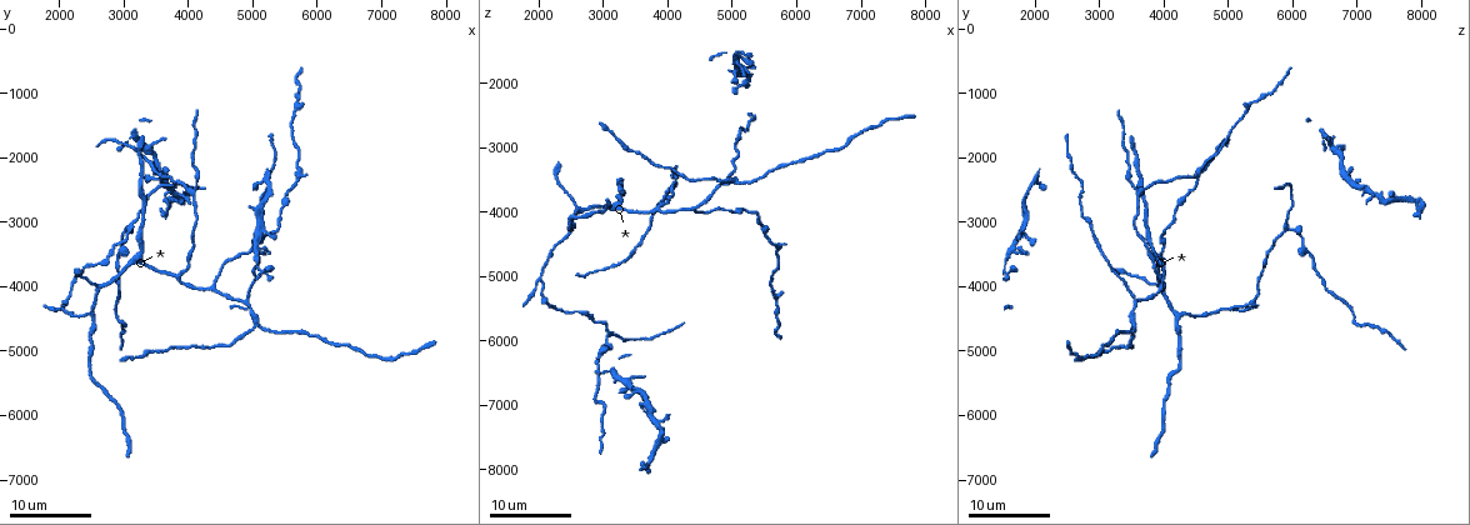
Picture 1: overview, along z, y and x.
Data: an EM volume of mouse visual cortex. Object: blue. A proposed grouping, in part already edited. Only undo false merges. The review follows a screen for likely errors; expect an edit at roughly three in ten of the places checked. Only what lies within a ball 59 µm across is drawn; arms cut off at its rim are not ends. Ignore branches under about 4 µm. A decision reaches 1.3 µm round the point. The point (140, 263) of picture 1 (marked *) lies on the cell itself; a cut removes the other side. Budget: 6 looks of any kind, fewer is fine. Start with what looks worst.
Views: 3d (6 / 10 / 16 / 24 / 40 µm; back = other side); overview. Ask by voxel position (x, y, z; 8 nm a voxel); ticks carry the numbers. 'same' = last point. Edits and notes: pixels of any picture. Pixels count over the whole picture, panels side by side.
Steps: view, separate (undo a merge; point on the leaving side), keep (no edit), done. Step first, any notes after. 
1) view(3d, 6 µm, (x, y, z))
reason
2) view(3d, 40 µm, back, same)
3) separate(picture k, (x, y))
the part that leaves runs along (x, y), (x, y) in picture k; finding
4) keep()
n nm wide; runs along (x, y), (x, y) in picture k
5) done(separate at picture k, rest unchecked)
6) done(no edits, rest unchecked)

view(3d, 24 µm, (4100, 2500, 3650))

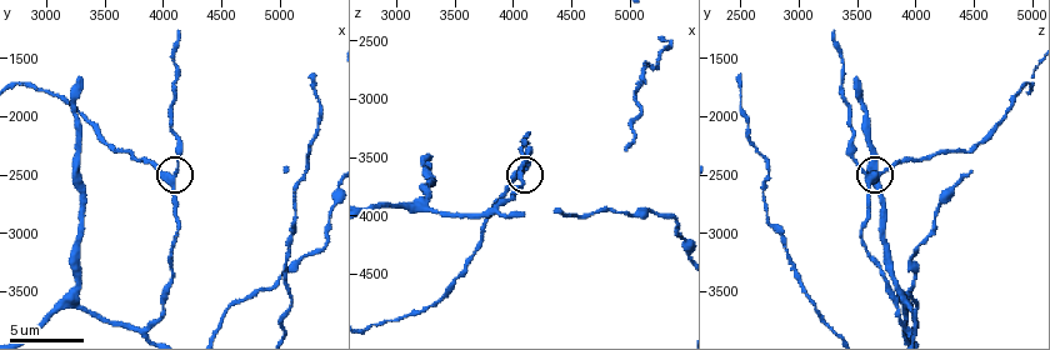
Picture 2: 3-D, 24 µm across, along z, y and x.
view(3d, 6 µm, (4060, 2500, 3620))

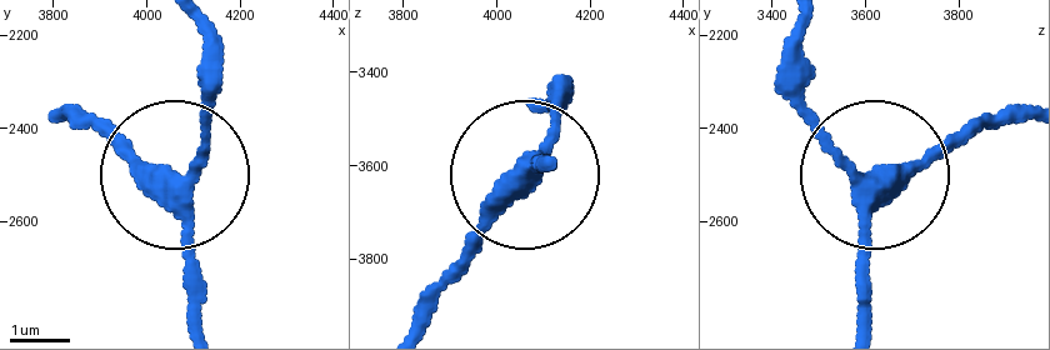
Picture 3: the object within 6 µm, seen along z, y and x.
keep()
runs along (864, 319), (869, 174), (779, 84) in picture 3; one cell here

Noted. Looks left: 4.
view(3d, 24 µm, (5050, 4650, 3500))
three arms meet

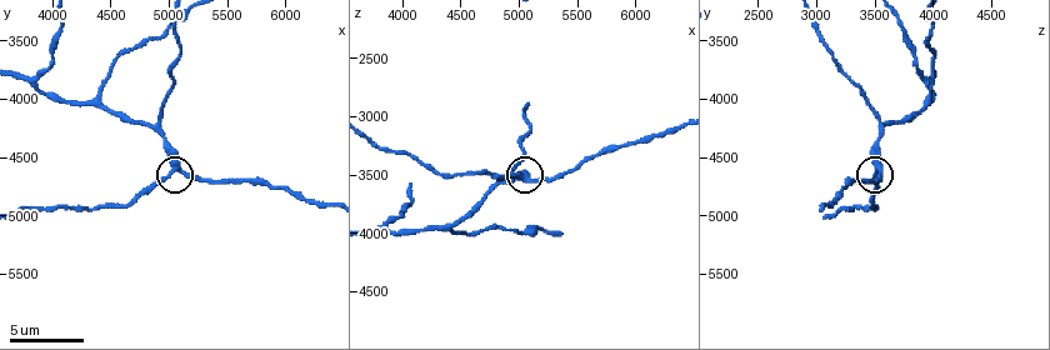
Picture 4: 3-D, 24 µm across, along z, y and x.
view(3d, 10 µm, (5040, 4600, 3560))
closer look

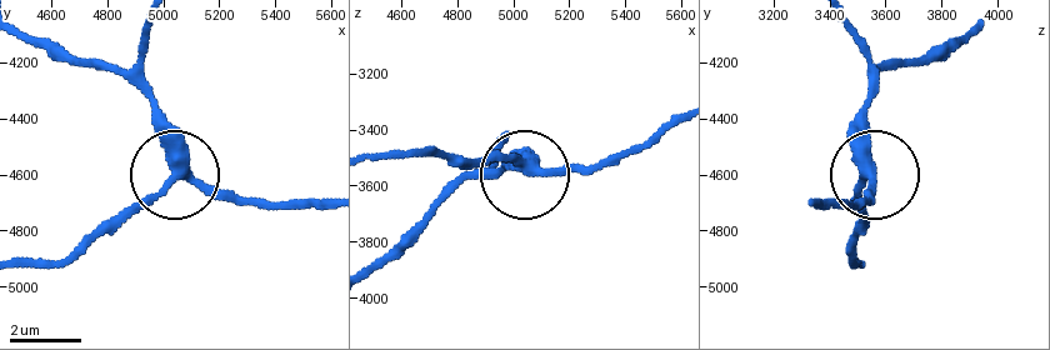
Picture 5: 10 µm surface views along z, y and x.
keep()
side arm 21 µm; runs along (978, 28), (879, 76), (858, 234) in picture 5; all the same cell

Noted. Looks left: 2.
view(3d, 24 µm, (2600, 4000, 3900))
arms part here

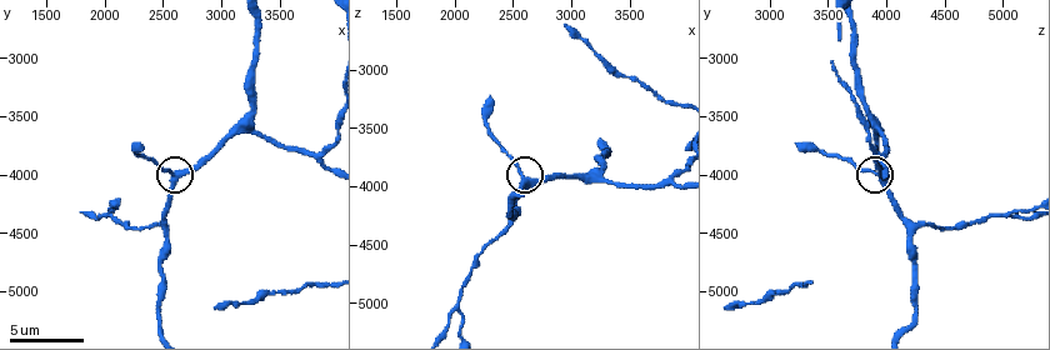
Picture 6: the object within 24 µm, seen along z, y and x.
view(3d, 10 µm, (2620, 4000, 3940))

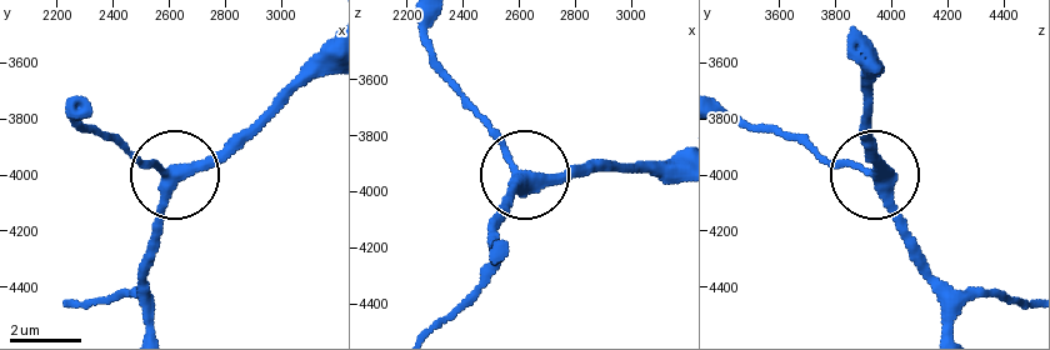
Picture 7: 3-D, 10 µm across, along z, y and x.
keep()
320 nm wide; continuous, no second cell

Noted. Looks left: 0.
done(no edits, rest unchecked)

